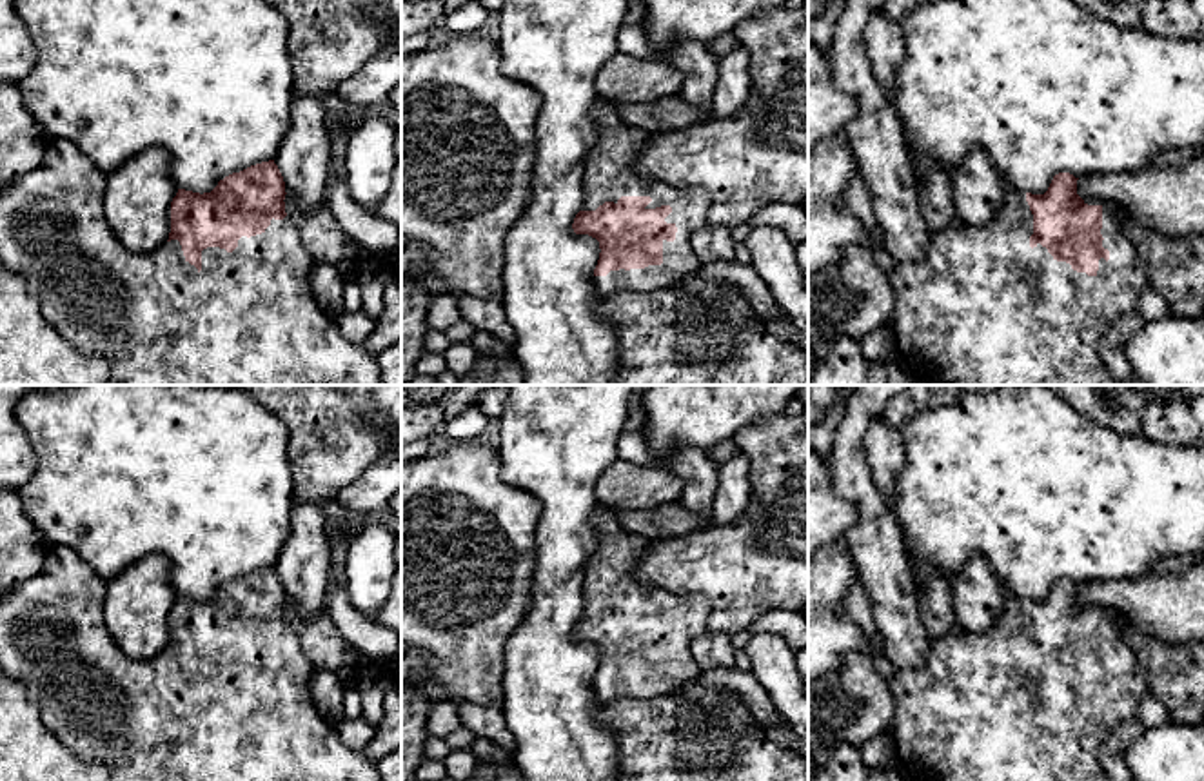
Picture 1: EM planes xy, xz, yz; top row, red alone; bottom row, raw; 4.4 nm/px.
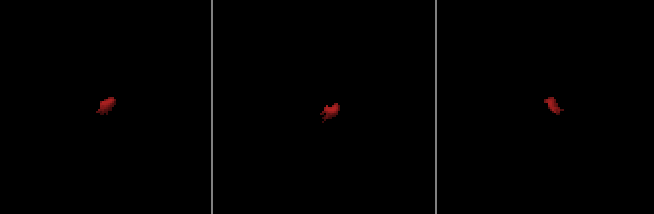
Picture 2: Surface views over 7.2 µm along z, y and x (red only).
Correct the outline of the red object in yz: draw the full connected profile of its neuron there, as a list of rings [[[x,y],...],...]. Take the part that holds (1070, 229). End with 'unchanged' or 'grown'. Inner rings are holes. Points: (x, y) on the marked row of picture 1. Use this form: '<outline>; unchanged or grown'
[[[1059,173],[1053,176],[1044,194],[1008,191],[1004,205],[992,223],[966,225],[957,222],[952,227],[932,234],[932,242],[923,260],[895,263],[888,274],[888,282],[895,292],[895,354],[913,376],[937,385],[1113,385],[1099,352],[1100,341],[1120,314],[1137,311],[1140,294],[1150,283],[1140,267],[1135,245],[1126,238],[1110,209],[1095,198],[1082,200],[1077,194],[1077,180],[1079,178],[1070,173]]]; grown

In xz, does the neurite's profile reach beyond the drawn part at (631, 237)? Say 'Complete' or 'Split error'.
Split error

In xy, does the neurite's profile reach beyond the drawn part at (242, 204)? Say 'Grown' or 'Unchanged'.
Grown

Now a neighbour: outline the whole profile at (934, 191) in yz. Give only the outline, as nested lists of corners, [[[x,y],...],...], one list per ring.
[[[915,151],[908,153],[908,162],[917,183],[919,207],[930,232],[935,234],[957,223],[950,176],[930,158],[923,158]]]

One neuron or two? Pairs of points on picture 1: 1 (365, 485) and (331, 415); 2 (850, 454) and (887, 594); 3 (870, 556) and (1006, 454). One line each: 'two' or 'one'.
1: two
2: one
3: two

